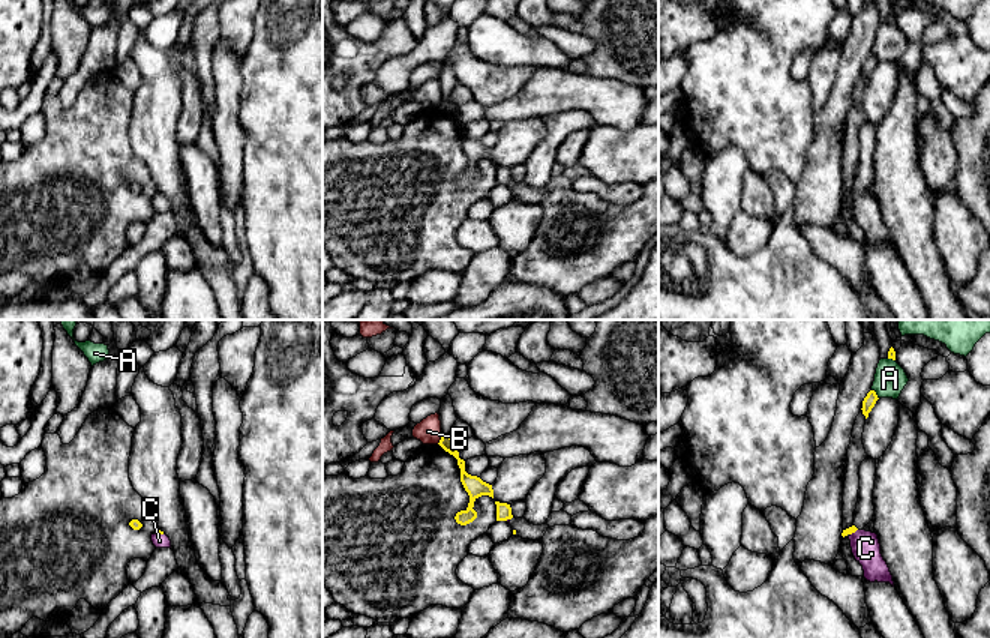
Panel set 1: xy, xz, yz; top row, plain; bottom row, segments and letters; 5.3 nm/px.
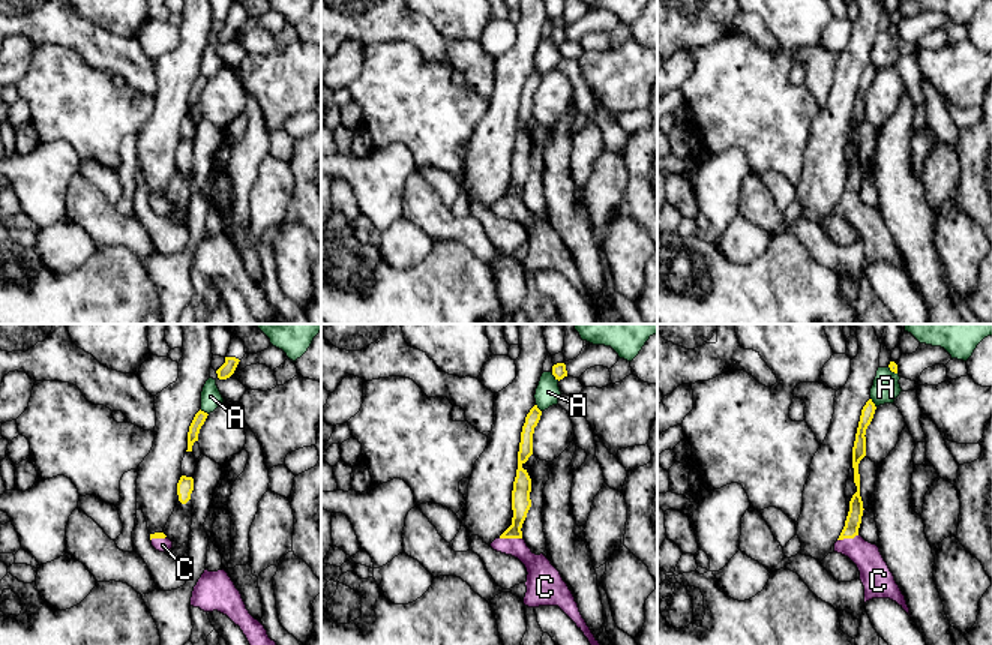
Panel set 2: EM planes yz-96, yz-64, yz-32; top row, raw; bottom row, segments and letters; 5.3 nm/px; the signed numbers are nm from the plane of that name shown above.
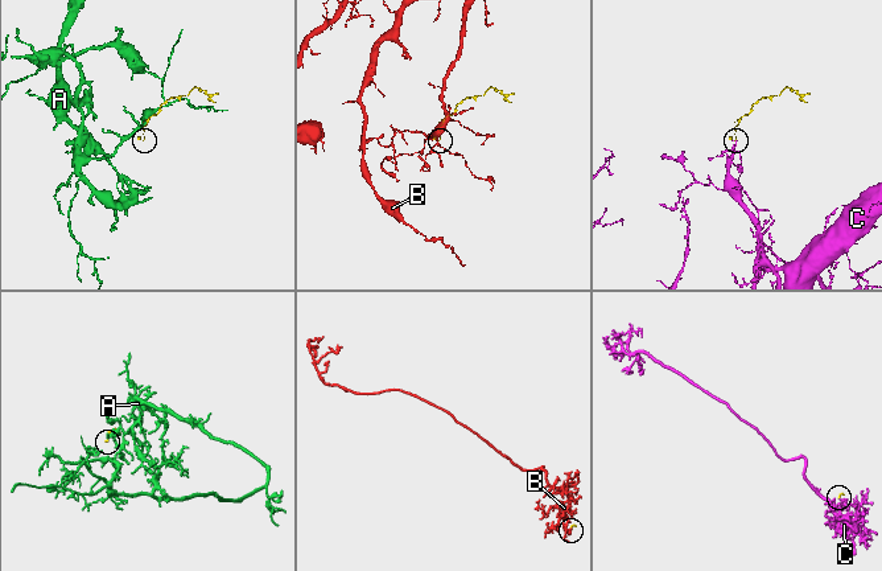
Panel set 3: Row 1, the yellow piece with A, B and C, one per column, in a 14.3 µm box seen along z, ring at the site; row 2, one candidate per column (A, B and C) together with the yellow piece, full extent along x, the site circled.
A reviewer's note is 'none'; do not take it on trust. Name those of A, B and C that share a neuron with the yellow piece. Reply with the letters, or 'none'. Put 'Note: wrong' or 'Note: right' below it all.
C
Note: wrong

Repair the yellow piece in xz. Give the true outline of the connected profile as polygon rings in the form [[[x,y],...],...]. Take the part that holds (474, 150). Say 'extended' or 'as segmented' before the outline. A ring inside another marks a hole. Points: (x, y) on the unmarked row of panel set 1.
as segmented | [[[442,98],[440,107],[438,107],[446,116],[453,119],[458,123],[458,129],[460,132],[460,146],[465,152],[465,155],[470,159],[470,167],[465,174],[460,174],[456,177],[454,183],[460,189],[466,189],[472,186],[477,182],[477,176],[472,173],[474,165],[482,159],[489,159],[494,162],[494,153],[492,149],[483,146],[477,140],[471,140],[465,135],[465,125],[459,122],[458,116],[458,105],[450,101],[450,98]]]

